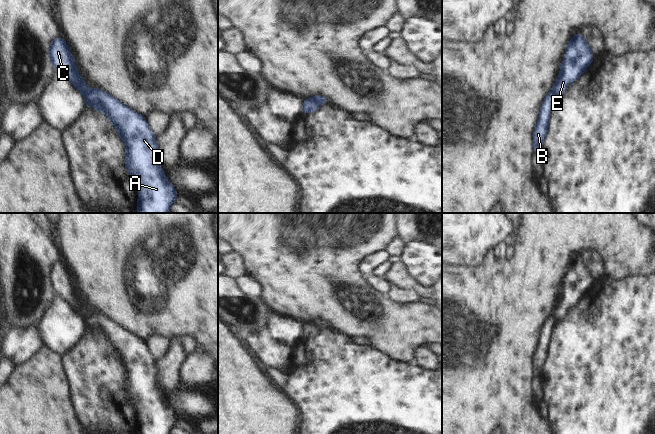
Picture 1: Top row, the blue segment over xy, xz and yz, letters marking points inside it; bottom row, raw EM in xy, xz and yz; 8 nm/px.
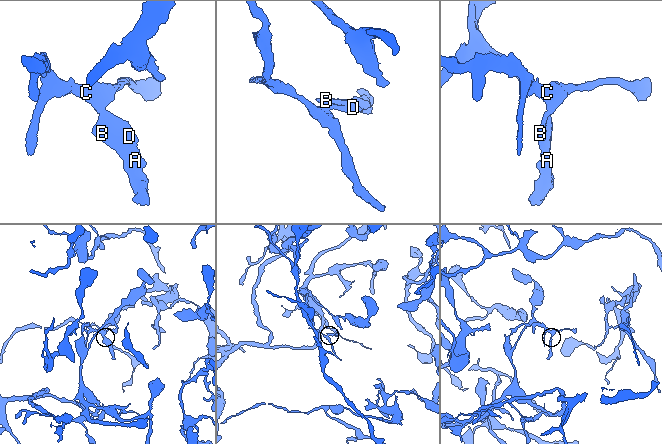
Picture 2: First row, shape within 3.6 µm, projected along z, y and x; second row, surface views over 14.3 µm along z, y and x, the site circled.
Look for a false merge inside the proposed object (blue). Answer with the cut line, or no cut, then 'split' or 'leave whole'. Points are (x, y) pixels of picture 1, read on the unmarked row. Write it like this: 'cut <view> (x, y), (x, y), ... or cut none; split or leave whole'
cut xz (310, 322), (319, 327); split

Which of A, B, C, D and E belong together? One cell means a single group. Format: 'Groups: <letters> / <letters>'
Groups: A B D / C E.

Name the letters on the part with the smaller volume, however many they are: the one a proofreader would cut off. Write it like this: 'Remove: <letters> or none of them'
Remove: A, B, D

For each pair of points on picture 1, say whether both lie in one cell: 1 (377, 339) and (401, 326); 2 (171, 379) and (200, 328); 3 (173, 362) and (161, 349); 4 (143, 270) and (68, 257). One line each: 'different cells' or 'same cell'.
1: same cell
2: different cells
3: different cells
4: same cell

